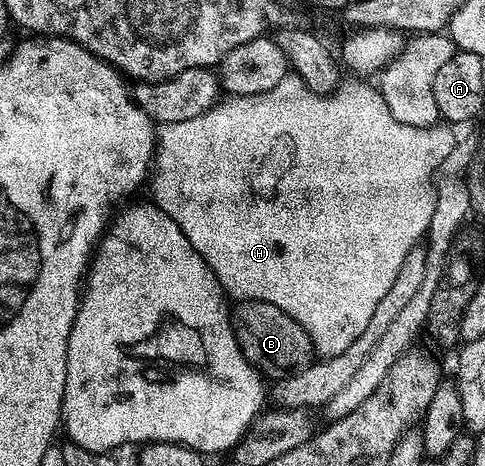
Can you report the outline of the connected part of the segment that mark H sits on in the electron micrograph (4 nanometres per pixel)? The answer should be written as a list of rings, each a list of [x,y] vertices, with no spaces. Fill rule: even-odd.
[[[289,75],[278,83],[278,87],[270,87],[270,91],[241,97],[228,95],[195,119],[160,125],[156,134],[154,172],[150,177],[152,193],[156,196],[153,197],[155,205],[166,211],[166,215],[170,215],[178,227],[182,227],[182,235],[186,235],[186,239],[190,239],[190,247],[194,247],[194,251],[206,259],[222,283],[225,294],[232,299],[269,301],[274,303],[274,307],[282,307],[286,315],[302,323],[306,335],[310,335],[313,350],[321,358],[342,355],[342,351],[346,351],[346,347],[350,347],[350,343],[354,343],[354,339],[366,331],[374,307],[378,307],[382,295],[386,295],[394,279],[398,279],[398,271],[406,255],[410,255],[410,251],[425,240],[428,218],[436,210],[436,173],[458,140],[457,134],[452,134],[448,130],[451,128],[444,123],[429,125],[426,129],[398,123],[375,84],[364,79],[348,80],[323,97],[310,91],[300,76]]]

